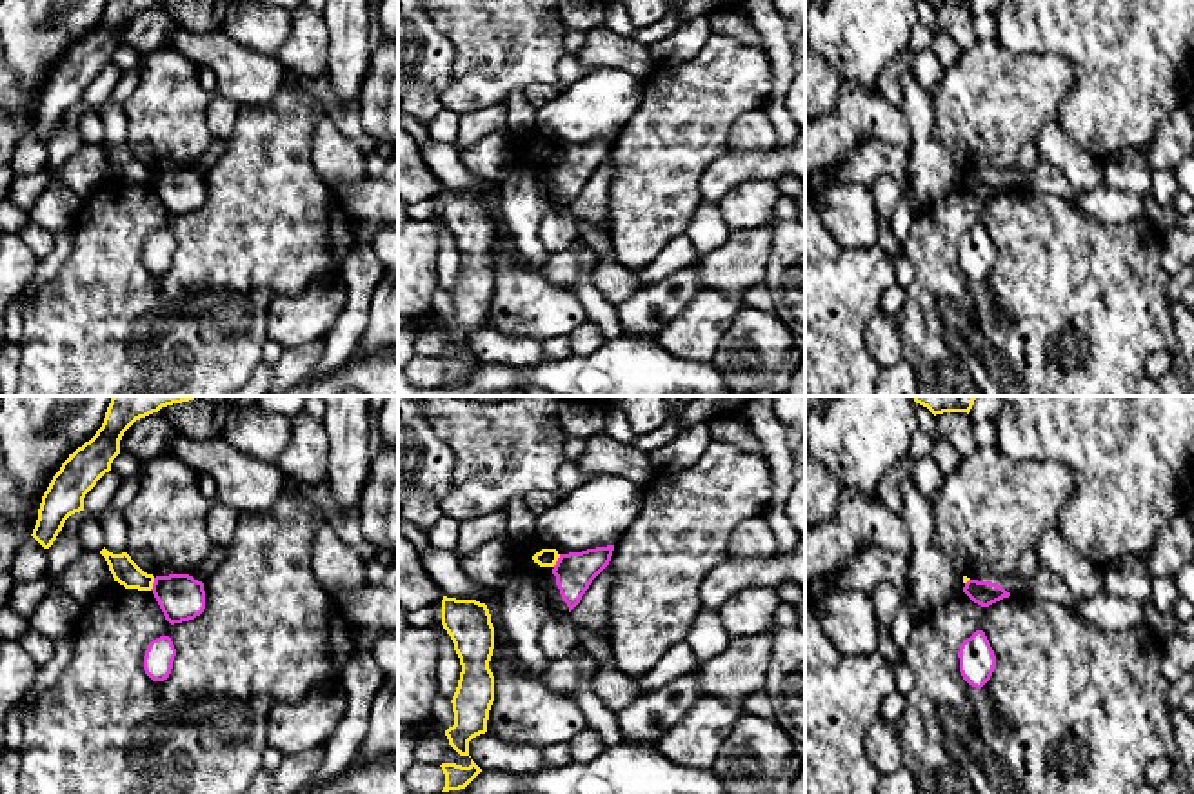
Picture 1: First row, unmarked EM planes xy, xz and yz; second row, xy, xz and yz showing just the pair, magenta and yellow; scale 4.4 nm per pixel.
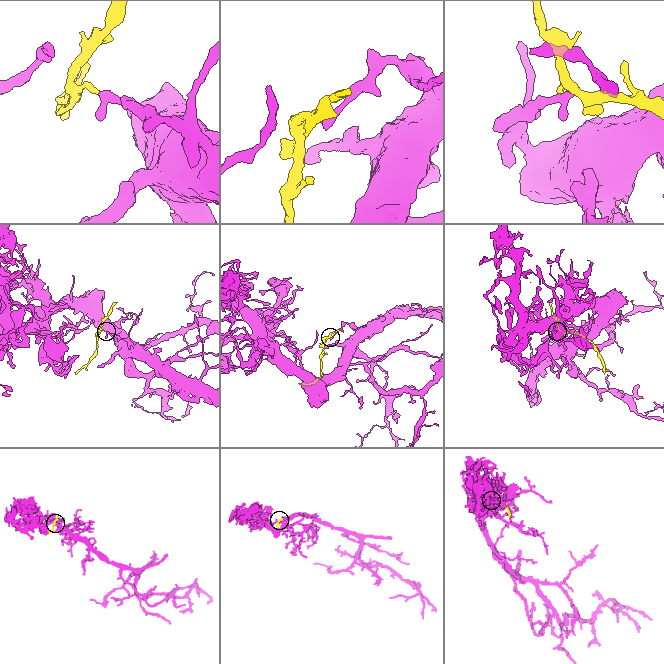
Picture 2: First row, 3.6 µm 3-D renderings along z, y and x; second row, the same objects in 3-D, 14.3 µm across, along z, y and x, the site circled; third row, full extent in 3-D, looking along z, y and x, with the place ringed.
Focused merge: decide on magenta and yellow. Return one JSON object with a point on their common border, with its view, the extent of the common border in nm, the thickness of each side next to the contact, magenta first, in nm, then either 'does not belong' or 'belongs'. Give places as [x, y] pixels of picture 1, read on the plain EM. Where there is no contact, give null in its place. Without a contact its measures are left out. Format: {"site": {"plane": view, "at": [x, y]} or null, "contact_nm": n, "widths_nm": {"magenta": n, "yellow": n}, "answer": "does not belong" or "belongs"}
{"site": {"plane": "xy", "at": [153, 177]}, "contact_nm": 60, "widths_nm": {"magenta": 200, "yellow": 120}, "answer": "does not belong"}

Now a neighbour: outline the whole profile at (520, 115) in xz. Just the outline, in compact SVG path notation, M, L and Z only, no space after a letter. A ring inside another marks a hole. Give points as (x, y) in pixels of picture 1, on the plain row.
M514 89L503 100L507 129L512 134L529 134L536 129L536 109L527 102L523 89Z

